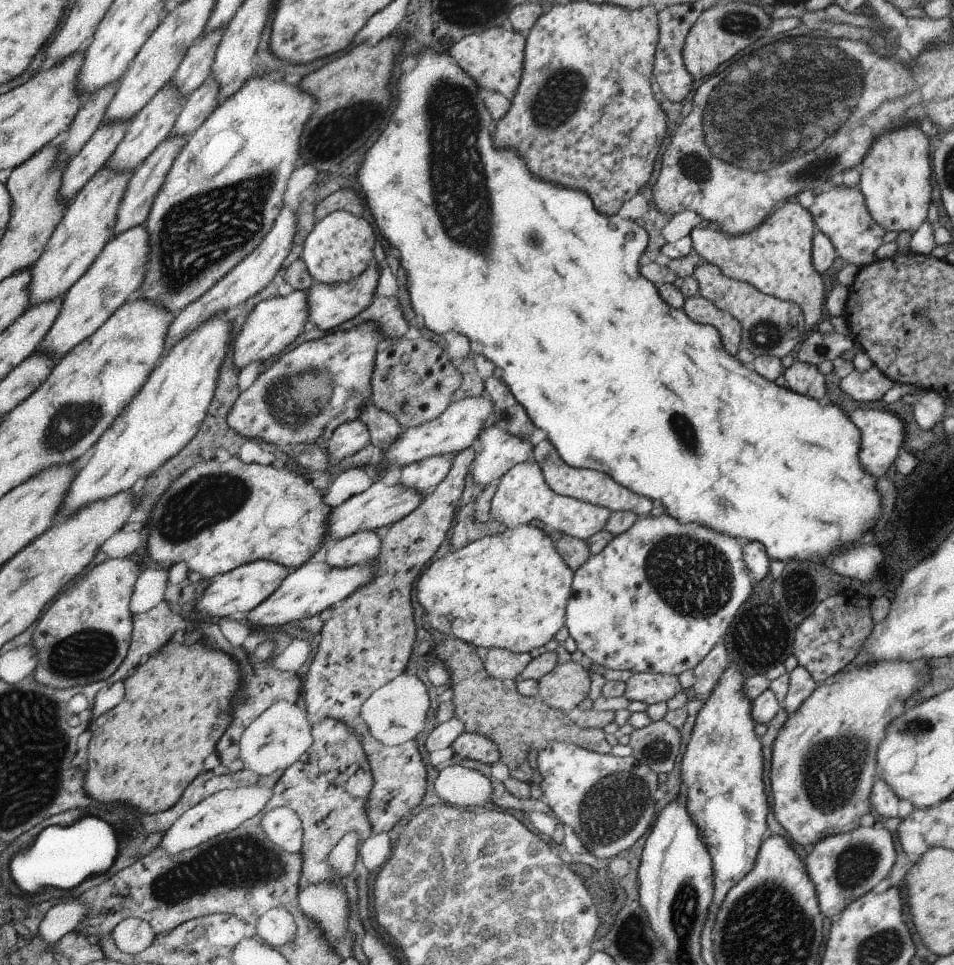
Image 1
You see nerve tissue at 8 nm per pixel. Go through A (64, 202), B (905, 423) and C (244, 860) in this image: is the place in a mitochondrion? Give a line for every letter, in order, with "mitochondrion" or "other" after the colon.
A: other
B: other
C: mitochondrion

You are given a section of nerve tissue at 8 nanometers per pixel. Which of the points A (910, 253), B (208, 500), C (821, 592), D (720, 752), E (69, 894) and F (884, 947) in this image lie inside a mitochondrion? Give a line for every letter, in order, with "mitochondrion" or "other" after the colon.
A: other
B: mitochondrion
C: other
D: other
E: other
F: mitochondrion

